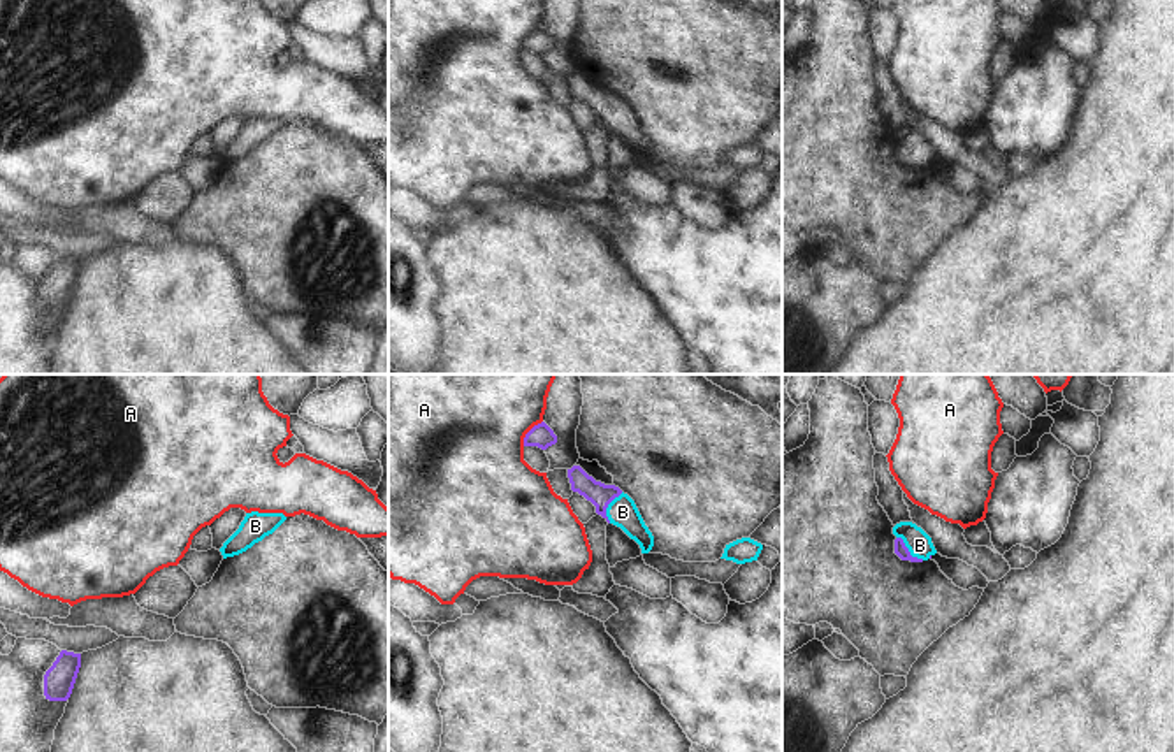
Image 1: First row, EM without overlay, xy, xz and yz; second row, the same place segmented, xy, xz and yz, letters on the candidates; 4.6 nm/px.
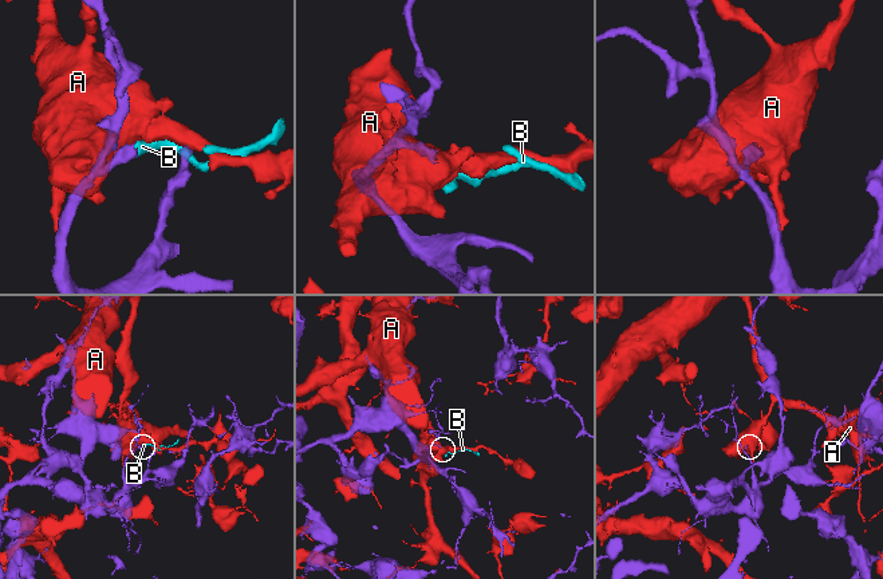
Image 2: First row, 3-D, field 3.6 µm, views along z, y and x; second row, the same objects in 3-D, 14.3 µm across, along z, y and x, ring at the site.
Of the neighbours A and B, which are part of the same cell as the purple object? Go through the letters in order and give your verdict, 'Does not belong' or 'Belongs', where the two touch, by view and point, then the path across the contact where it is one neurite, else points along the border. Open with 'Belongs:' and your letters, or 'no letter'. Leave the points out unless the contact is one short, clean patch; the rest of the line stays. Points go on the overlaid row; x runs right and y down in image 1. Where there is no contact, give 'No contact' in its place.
Belongs: B
A: Does not belong. Touches purple at xz (528, 433)
B: Belongs. Touches purple at yz (907, 550). Path across: yz (900, 549), (907, 550), (920, 545).

